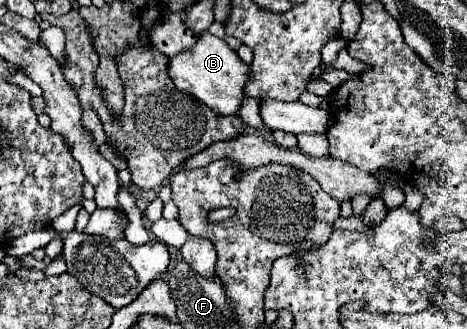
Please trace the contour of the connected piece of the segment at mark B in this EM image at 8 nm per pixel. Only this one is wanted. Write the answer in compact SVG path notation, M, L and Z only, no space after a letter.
M205 31L197 35L197 41L191 49L169 57L169 77L181 91L191 93L215 113L235 115L243 99L243 85L249 77L249 67L223 39Z

